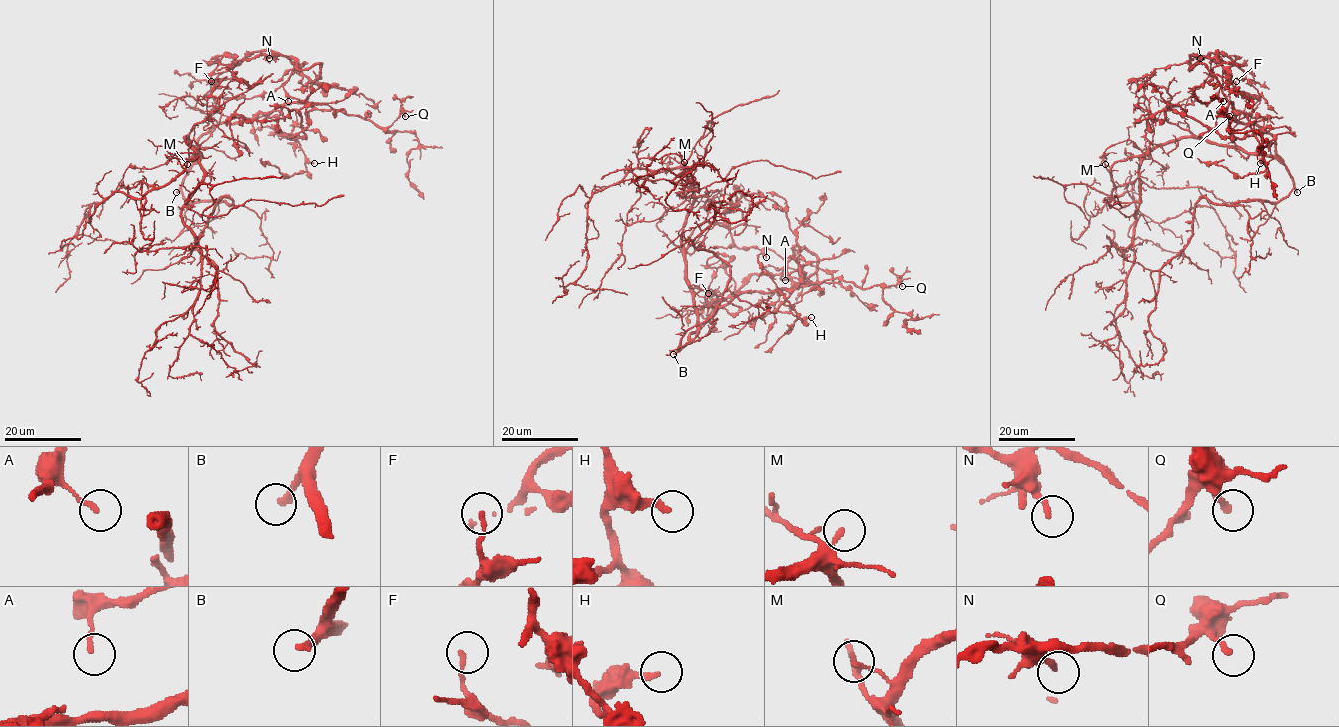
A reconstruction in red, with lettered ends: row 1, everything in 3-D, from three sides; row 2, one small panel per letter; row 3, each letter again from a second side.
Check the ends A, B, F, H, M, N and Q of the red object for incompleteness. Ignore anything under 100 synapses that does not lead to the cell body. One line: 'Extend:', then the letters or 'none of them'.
Extend: B

